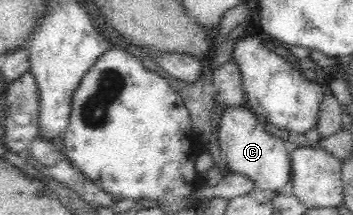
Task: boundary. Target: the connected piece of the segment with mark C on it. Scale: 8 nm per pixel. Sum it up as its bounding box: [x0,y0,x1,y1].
[216,106,292,194]

